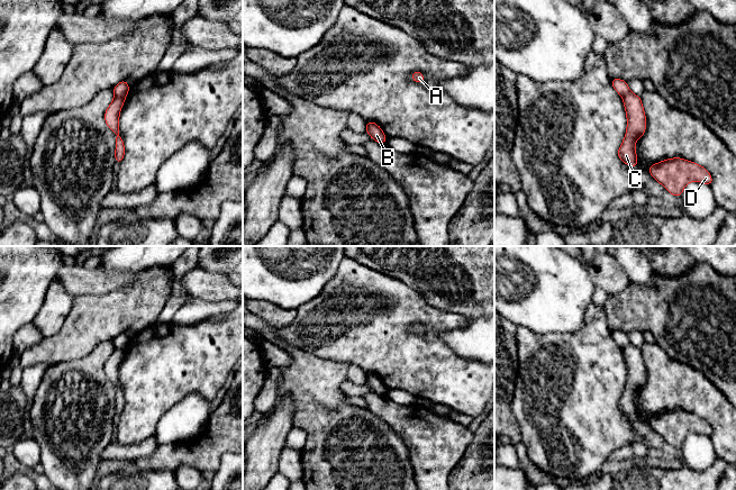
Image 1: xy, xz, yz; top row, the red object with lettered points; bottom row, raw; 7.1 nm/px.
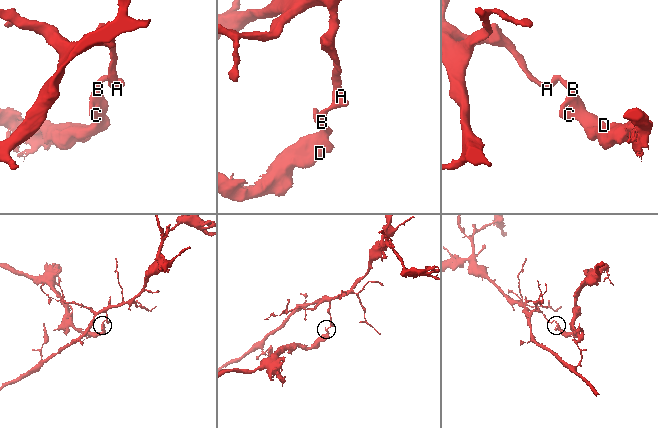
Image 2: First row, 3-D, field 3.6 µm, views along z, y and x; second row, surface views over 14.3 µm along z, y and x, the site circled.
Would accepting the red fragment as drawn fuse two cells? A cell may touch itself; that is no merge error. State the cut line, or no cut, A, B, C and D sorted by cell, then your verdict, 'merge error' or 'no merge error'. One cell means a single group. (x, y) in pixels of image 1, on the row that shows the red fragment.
xy (126, 93), (115, 96) | A / B C D | merge error

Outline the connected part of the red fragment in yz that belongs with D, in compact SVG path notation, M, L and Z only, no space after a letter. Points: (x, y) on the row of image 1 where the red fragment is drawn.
M681 157L667 158L648 166L651 175L671 194L680 198L684 187L690 181L706 183L712 187L710 173L701 165Z

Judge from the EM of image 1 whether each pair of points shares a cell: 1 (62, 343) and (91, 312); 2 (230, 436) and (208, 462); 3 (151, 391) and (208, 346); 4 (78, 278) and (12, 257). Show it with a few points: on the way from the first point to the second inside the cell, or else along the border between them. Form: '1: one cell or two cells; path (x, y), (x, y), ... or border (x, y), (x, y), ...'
1: one cell; path (70, 335), (84, 320)
2: one cell; path (224, 443), (211, 455)
3: one cell; path (165, 377), (182, 360), (193, 359)
4: two cells; border (64, 265), (54, 279)

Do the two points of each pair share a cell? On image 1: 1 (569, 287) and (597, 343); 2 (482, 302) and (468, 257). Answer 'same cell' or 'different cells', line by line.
1: different cells
2: same cell

